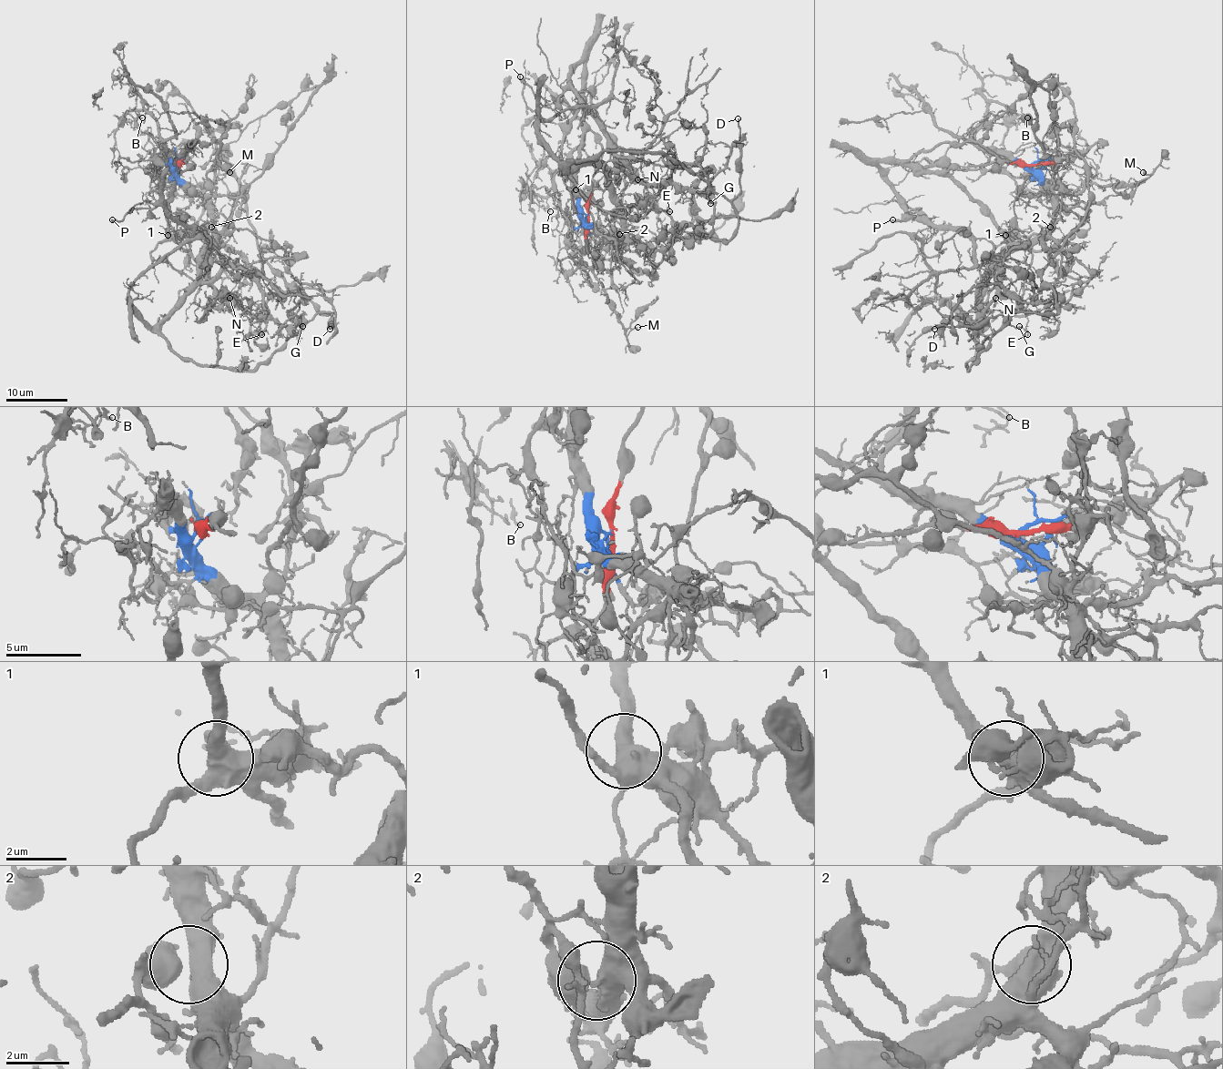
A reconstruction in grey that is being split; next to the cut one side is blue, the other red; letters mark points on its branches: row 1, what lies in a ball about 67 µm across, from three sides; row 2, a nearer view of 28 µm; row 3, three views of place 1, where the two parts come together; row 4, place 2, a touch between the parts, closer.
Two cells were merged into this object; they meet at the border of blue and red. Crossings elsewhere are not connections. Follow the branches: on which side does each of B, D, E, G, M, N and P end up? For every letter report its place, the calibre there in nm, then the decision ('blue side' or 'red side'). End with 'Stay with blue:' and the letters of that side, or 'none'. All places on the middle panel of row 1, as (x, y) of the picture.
B: (550, 211) | 180 nm | blue side
D: (738, 118) | 200 nm | blue side
E: (669, 211) | 140 nm | red side
G: (710, 203) | 180 nm | blue side
M: (637, 327) | 200 nm | blue side
N: (637, 179) | 140 nm | blue side
P: (520, 76) | 240 nm | red side
Stay with blue: B, D, G, M, N

